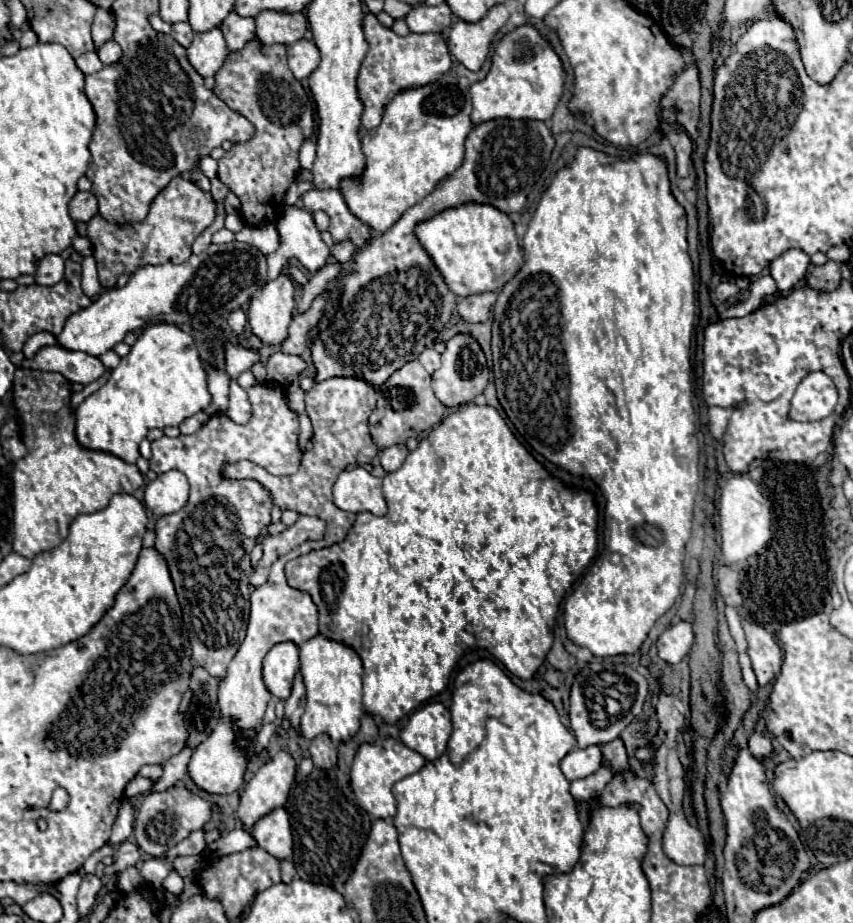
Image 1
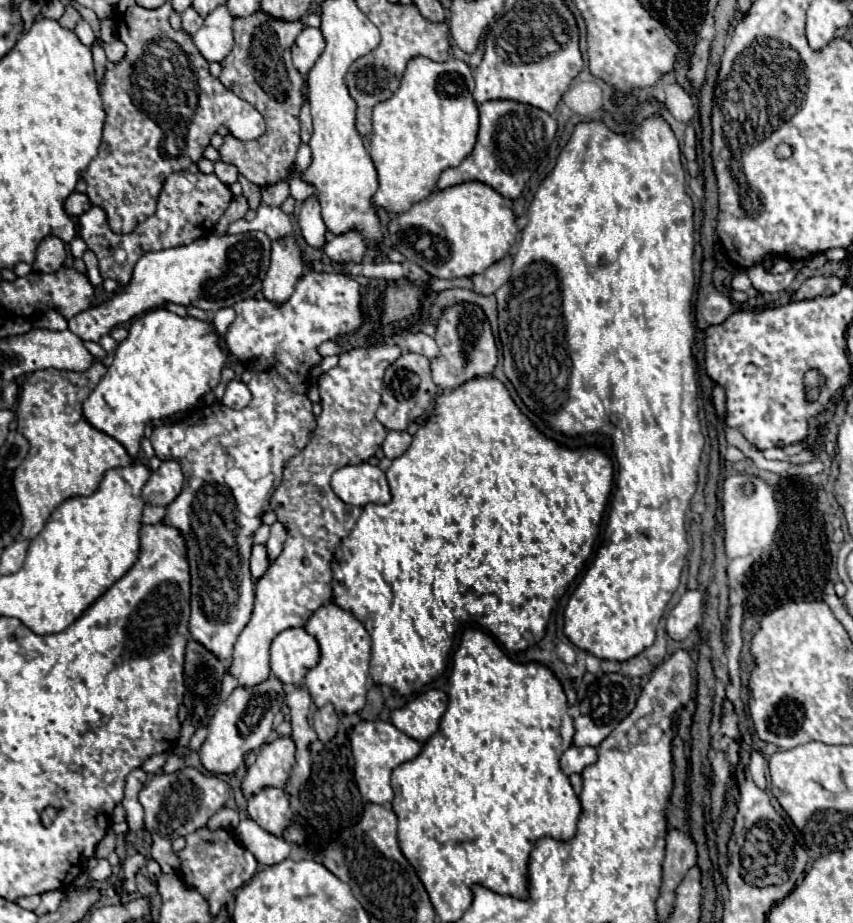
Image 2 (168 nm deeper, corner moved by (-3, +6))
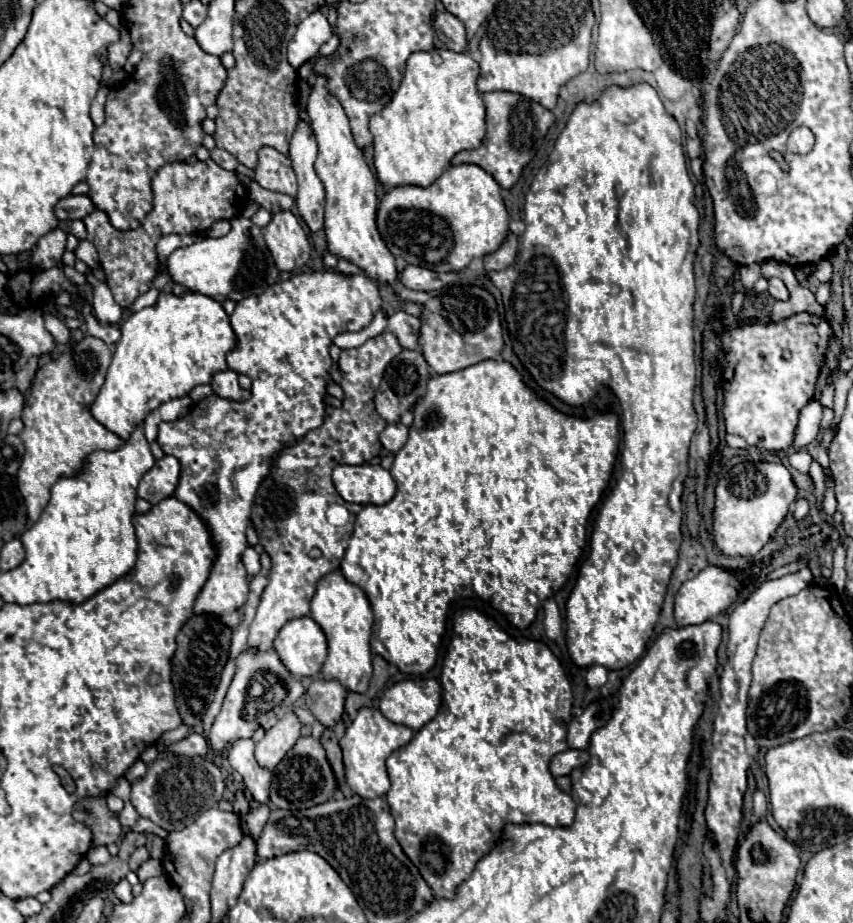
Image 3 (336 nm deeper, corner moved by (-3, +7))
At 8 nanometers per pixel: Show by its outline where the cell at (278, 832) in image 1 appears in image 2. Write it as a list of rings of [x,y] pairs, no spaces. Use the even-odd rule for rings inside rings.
[[[262,787],[258,793],[248,797],[248,813],[262,829],[274,833],[276,837],[282,837],[282,831],[290,823],[292,811],[290,801],[284,793],[284,789],[278,787]]]

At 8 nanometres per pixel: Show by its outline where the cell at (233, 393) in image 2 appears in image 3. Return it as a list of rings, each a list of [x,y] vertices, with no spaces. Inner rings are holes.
[[[226,370],[226,372],[218,372],[210,386],[214,388],[214,392],[220,396],[220,398],[226,398],[226,400],[234,400],[234,402],[246,402],[250,400],[250,390],[242,388],[238,384],[238,374],[234,370]]]

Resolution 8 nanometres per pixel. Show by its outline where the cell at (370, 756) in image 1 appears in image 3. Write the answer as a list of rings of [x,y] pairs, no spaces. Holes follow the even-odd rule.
[[[362,708],[354,722],[346,728],[346,734],[340,740],[346,766],[346,782],[362,798],[384,798],[390,790],[390,780],[386,774],[386,758],[404,748],[412,740],[414,732],[402,724],[394,724],[382,716],[378,708]]]

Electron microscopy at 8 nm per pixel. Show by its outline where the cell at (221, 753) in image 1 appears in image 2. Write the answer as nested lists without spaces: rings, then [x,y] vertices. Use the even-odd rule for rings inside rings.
[[[268,677],[260,685],[254,687],[236,687],[232,695],[218,705],[212,721],[208,723],[208,737],[200,749],[202,765],[212,773],[234,773],[242,763],[244,755],[250,749],[256,749],[266,743],[268,735],[272,733],[272,721],[276,713],[282,709],[282,701],[286,693],[282,689],[282,681],[276,677]]]

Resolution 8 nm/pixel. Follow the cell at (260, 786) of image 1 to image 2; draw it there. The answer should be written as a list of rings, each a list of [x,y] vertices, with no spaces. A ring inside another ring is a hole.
[[[278,737],[272,743],[266,743],[254,761],[254,765],[248,767],[242,791],[256,793],[262,789],[262,785],[274,785],[284,787],[286,777],[290,777],[290,769],[294,765],[294,741],[292,737]]]

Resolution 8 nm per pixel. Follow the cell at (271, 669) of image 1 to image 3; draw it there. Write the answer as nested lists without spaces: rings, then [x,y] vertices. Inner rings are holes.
[[[310,616],[296,618],[282,626],[274,650],[294,676],[318,676],[326,660],[326,636]]]

